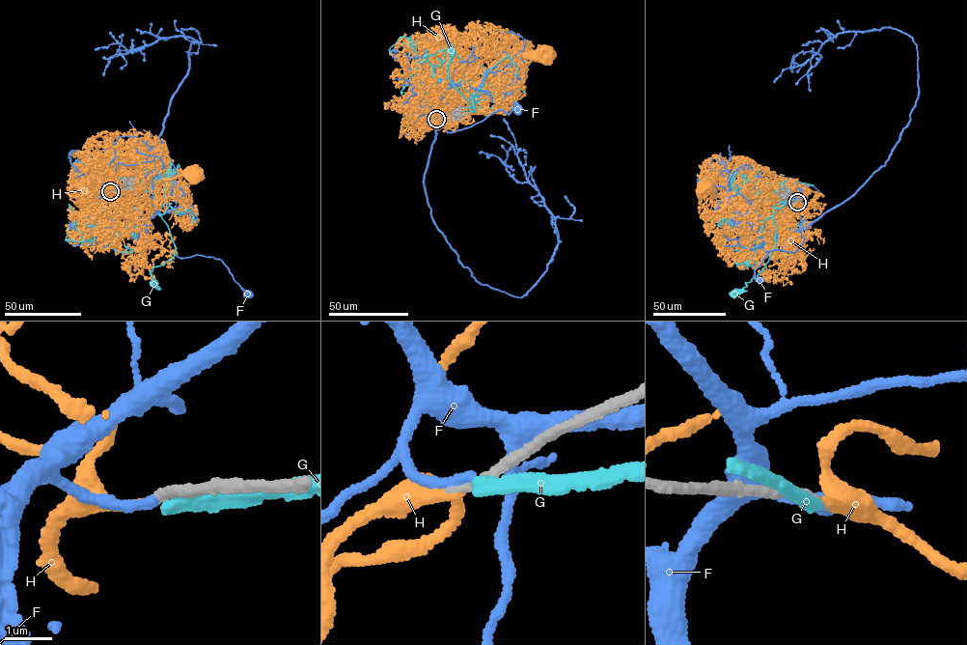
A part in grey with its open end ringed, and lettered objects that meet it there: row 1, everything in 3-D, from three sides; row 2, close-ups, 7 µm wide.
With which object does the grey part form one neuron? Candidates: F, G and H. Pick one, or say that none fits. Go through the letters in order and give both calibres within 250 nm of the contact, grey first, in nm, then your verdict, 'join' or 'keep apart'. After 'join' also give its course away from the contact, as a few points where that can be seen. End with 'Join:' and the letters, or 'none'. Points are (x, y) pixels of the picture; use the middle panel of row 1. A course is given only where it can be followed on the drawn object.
F: 200 nm thick on the grey side, 240 nm on the other; keep apart
G: 280 nm thick on the grey side, 340 nm on the other; keep apart
H: 200 nm thick on the grey side, 240 nm on the other; join; it runs (435, 120), (424, 126), (441, 113), (443, 99), (473, 88), (514, 58), (544, 55)
Join: H

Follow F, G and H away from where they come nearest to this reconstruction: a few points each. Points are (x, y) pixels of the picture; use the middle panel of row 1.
F: (436, 119), (431, 112), (415, 117), (432, 106), (449, 132), (498, 110), (509, 115), (514, 101), (516, 108)
G: (437, 119), (469, 114), (474, 110), (473, 106), (475, 111), (448, 76), (451, 50)
H: (435, 120), (424, 126), (441, 113), (443, 99), (473, 88), (514, 58), (544, 55)

